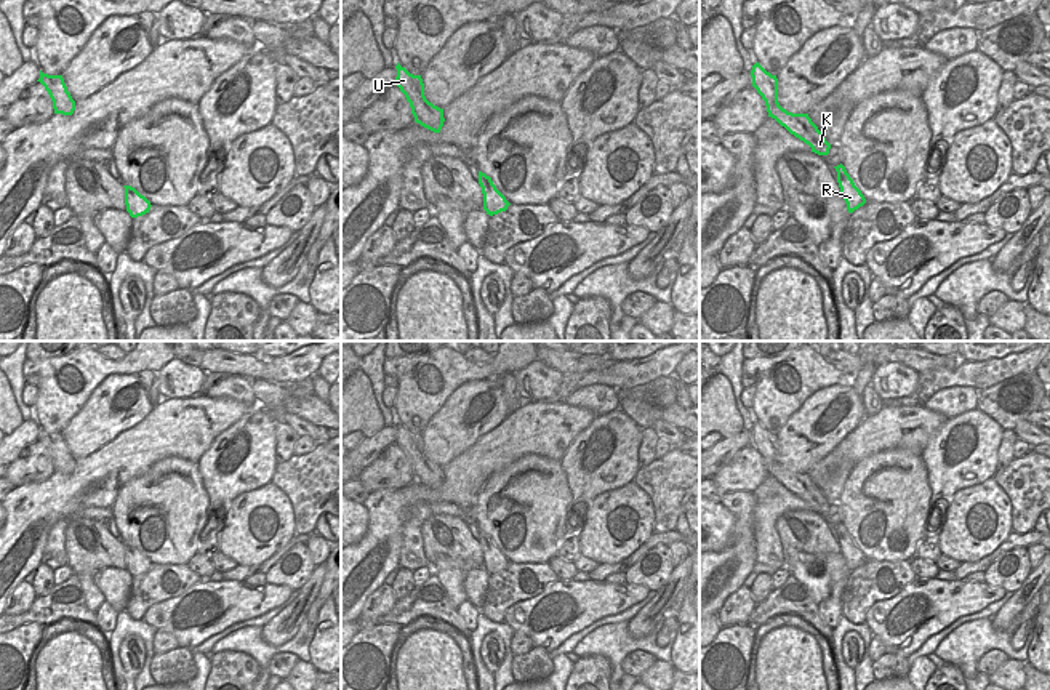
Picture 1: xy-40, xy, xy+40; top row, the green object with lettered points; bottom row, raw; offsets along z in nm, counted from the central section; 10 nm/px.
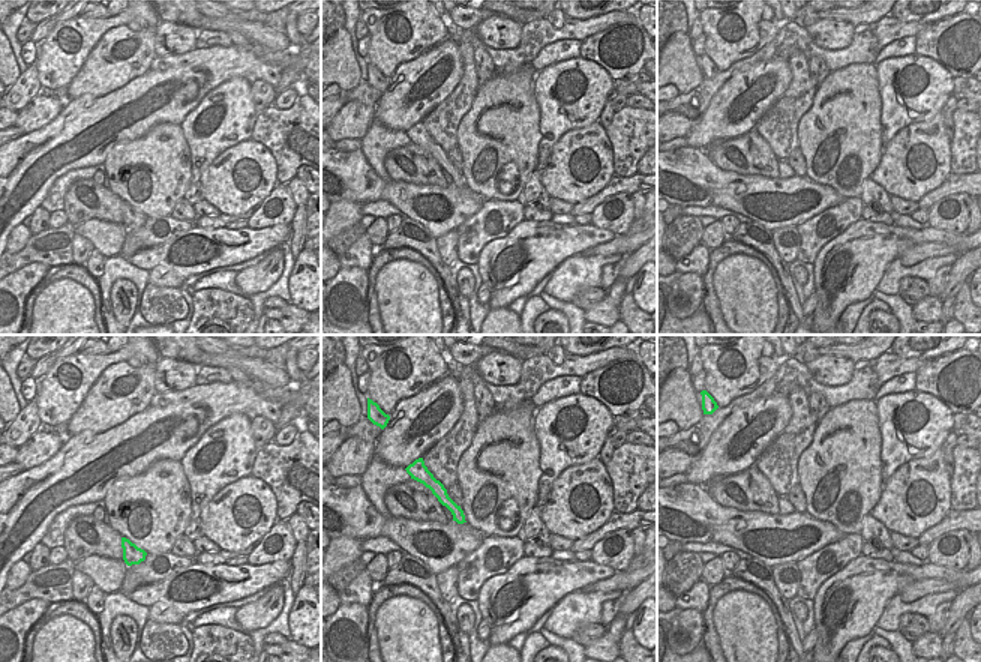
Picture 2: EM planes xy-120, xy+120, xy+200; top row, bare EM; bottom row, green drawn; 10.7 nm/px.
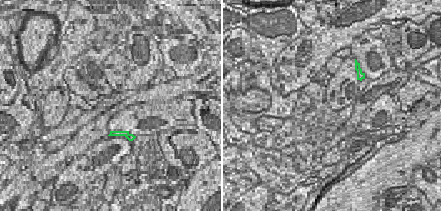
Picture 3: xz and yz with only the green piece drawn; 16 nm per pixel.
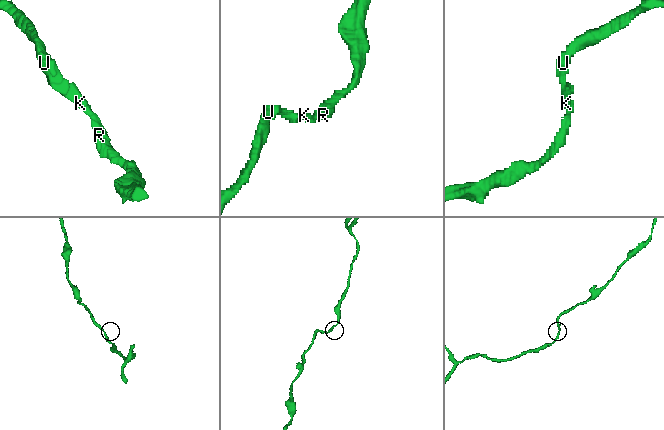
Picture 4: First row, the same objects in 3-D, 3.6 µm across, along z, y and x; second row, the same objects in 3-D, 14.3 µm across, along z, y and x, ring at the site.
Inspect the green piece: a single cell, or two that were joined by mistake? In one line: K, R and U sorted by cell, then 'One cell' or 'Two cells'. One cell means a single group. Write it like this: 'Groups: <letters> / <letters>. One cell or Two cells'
Groups: K R U. One cell.

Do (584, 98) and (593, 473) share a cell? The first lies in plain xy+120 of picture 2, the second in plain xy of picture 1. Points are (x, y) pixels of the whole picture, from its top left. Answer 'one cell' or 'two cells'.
one cell

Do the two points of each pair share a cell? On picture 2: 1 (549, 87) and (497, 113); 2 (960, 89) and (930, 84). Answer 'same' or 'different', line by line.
1: different
2: different

